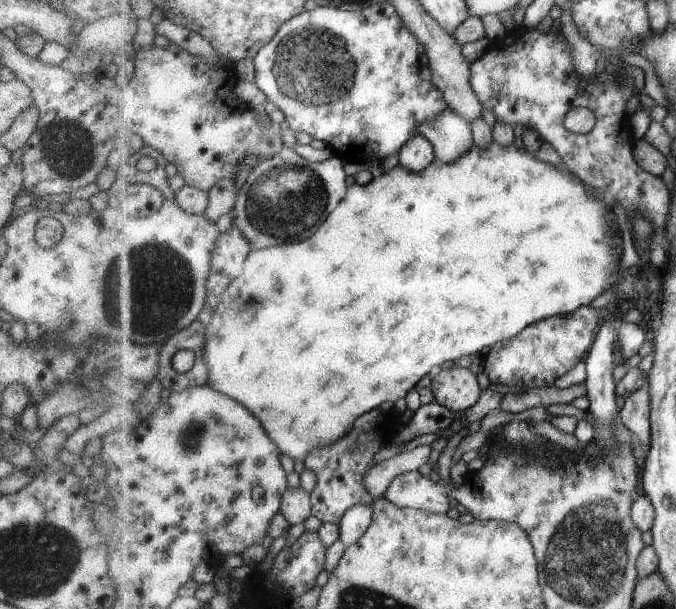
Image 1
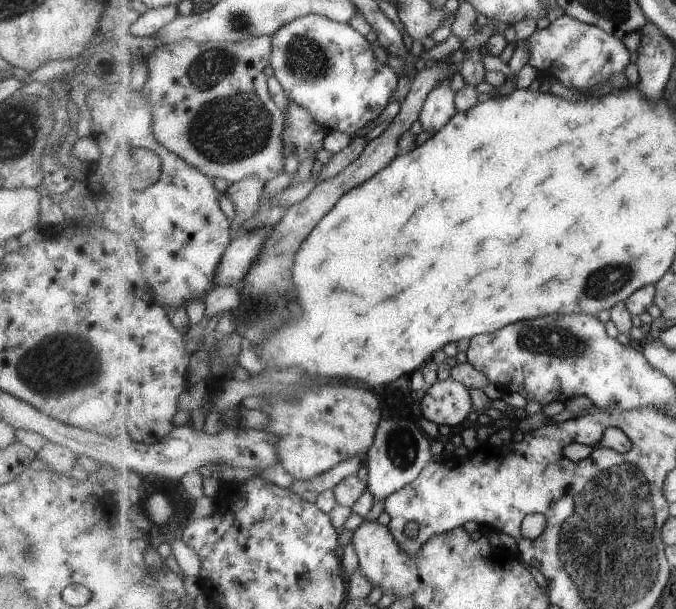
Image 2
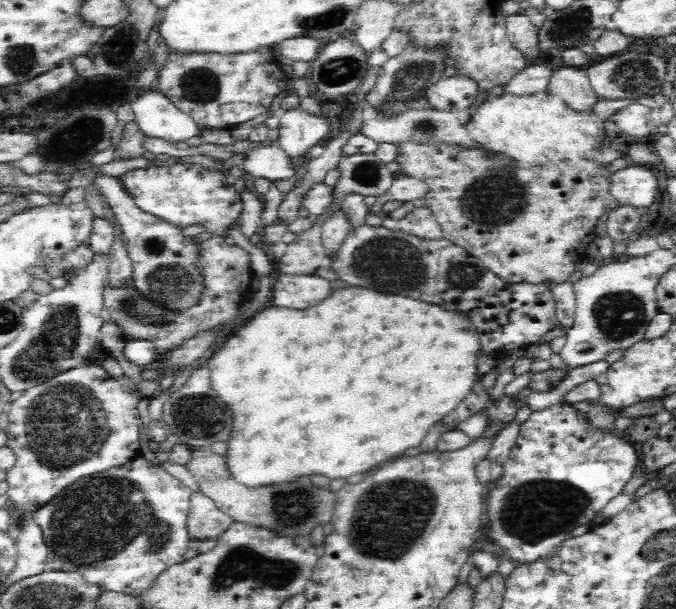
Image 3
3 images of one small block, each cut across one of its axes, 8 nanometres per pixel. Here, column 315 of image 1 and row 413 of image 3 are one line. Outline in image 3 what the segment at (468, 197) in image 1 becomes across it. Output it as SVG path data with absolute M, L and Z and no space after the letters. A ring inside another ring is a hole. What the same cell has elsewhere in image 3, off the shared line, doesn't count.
M347 286L344 290L334 290L322 300L318 306L306 310L288 310L277 306L266 307L263 311L242 322L240 330L234 335L225 337L218 345L213 355L206 361L210 371L212 388L222 396L223 405L232 410L234 418L234 434L228 442L227 463L233 477L244 486L268 486L278 482L290 482L300 476L324 474L328 478L348 478L358 472L366 472L378 462L391 461L394 456L402 456L404 450L414 448L424 440L425 434L449 412L452 412L466 396L470 394L476 381L483 375L478 375L476 360L481 354L481 338L477 328L466 314L442 310L436 304L418 302L404 296L382 294L370 288Z

